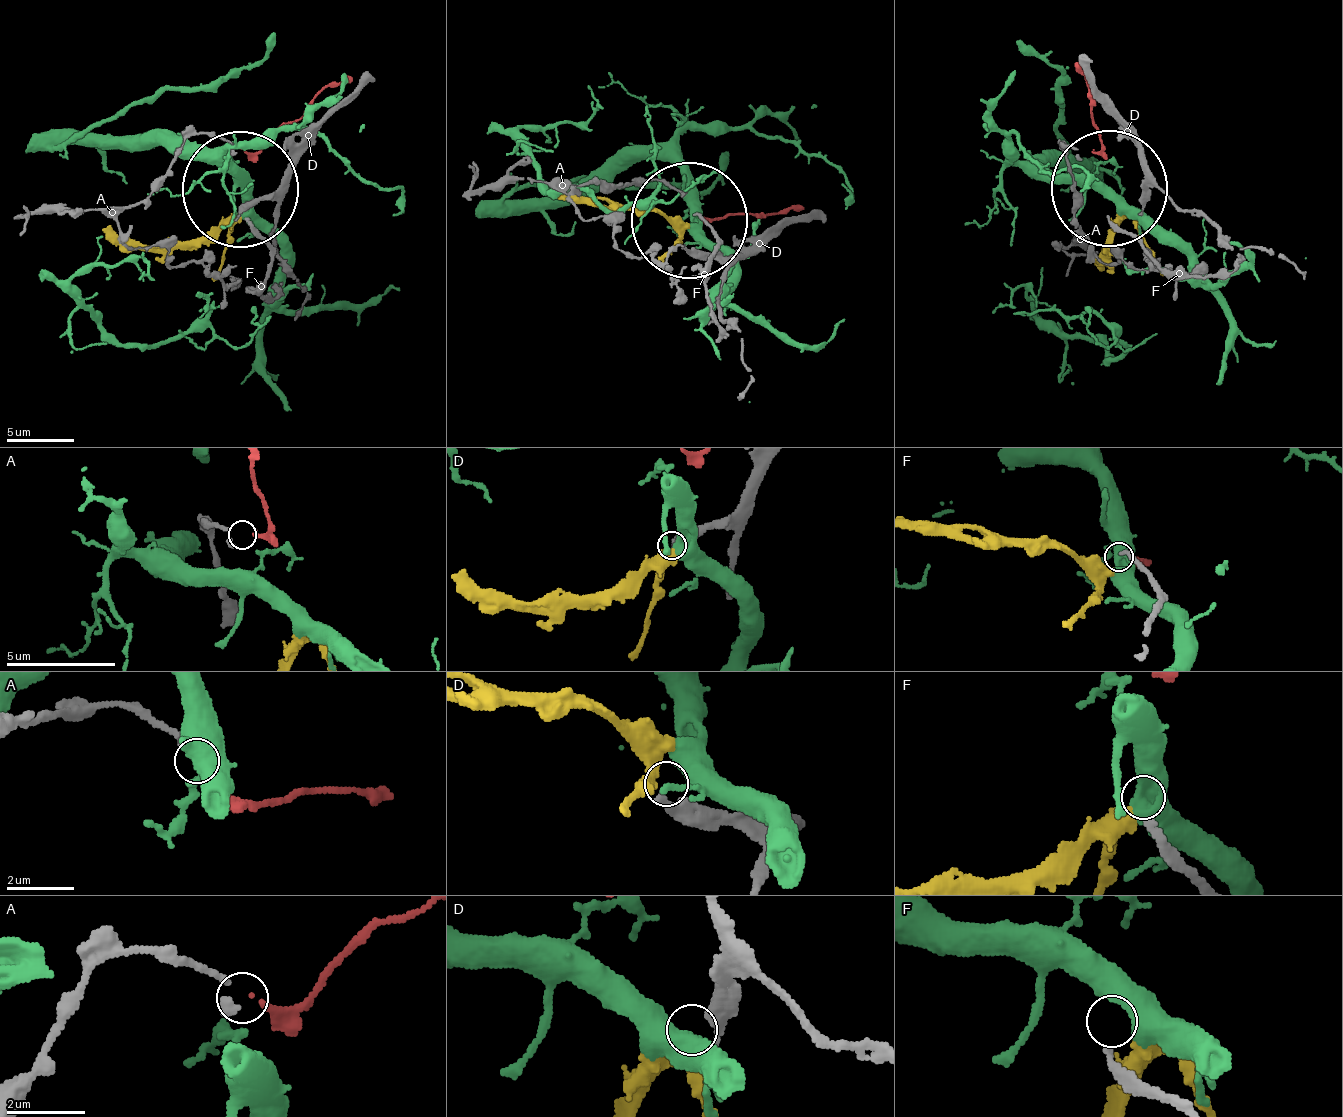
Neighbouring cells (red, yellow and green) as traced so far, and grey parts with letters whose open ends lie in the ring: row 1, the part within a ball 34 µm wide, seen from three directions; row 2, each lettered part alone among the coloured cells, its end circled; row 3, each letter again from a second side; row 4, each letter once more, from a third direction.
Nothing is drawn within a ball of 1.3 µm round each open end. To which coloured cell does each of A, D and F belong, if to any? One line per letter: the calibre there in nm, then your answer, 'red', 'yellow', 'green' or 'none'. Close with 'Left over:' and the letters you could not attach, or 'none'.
A: calibre 240 nm; red
D: calibre 500 nm; yellow
F: calibre 200 nm; none
Left over: F

